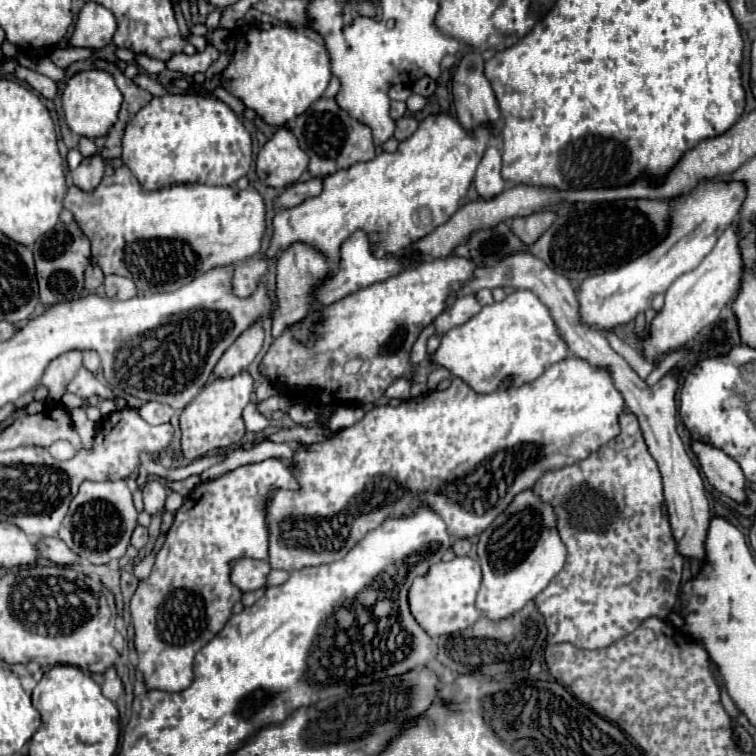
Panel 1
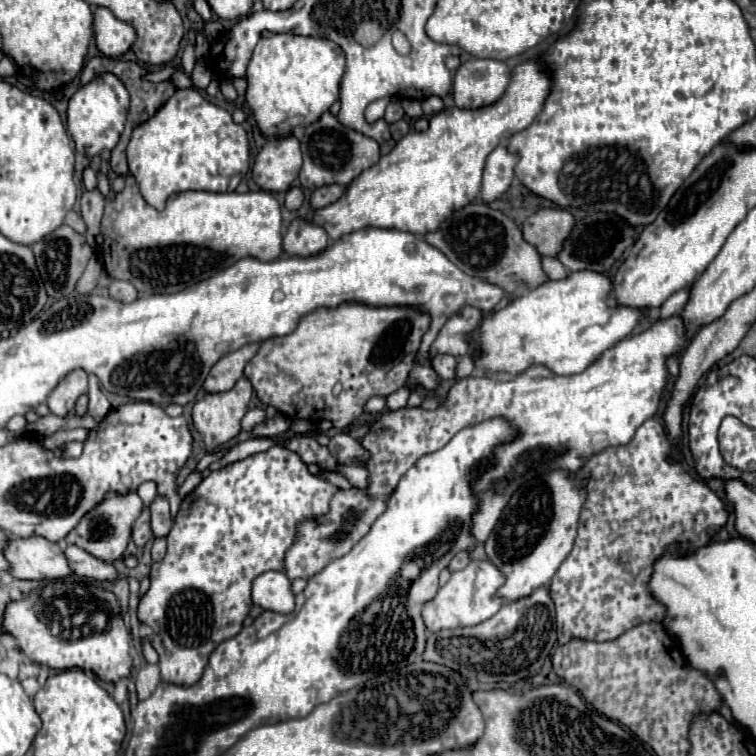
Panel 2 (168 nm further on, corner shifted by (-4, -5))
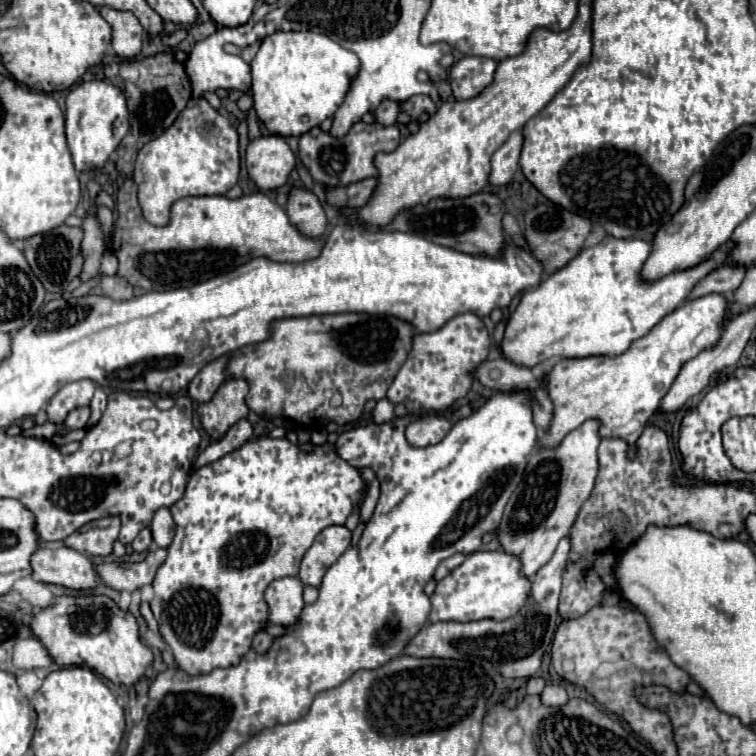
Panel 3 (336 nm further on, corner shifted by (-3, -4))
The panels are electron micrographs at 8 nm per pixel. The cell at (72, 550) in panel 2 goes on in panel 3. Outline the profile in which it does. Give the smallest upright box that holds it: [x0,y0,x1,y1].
[96,548,166,590]

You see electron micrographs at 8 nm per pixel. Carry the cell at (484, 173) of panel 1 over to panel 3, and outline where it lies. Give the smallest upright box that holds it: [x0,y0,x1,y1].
[488,130,522,186]

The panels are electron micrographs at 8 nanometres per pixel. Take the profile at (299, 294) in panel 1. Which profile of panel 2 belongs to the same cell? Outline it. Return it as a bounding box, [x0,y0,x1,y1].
[283,217,329,257]

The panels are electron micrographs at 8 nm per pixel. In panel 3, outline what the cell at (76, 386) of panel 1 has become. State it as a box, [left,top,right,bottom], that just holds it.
[66,406,90,430]

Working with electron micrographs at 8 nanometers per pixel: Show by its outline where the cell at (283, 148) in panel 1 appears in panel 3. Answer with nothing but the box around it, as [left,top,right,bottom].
[246,136,296,190]

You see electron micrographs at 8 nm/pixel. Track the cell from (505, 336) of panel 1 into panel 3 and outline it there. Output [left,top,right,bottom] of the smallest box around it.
[500,236,730,368]

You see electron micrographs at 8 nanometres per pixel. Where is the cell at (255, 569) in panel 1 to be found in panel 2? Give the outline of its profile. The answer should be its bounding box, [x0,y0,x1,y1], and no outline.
[253,571,295,613]

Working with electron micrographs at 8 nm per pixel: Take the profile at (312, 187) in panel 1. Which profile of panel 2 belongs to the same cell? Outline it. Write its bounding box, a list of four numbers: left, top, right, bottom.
[311,185,347,209]

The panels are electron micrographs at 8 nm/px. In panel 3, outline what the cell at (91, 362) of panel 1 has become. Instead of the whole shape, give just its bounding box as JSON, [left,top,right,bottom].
[88,386,106,428]

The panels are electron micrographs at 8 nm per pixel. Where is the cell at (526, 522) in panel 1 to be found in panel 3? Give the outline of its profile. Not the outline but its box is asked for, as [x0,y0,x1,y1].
[496,420,598,578]

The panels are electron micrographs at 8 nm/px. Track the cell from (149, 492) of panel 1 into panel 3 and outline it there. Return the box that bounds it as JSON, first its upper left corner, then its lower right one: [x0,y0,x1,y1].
[150,508,174,548]

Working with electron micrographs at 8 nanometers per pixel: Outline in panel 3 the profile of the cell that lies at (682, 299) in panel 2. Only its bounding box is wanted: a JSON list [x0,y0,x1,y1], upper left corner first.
[688,266,744,298]

